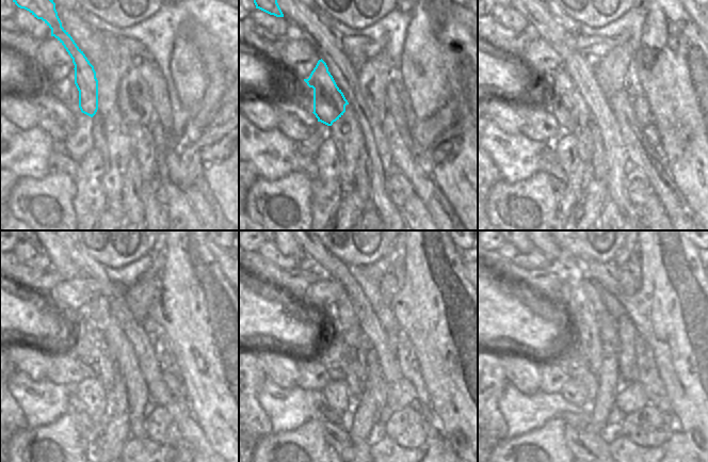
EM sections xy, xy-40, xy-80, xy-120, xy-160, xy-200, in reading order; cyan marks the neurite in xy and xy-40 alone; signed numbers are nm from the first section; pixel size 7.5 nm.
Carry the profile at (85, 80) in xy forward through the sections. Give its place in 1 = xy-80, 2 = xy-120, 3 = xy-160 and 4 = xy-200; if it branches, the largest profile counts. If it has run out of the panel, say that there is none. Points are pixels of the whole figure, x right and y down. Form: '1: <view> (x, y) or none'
1: xy-80 (568, 107)
2: xy-120 (87, 341)
3: xy-160 (330, 349)
4: xy-200 (570, 359)

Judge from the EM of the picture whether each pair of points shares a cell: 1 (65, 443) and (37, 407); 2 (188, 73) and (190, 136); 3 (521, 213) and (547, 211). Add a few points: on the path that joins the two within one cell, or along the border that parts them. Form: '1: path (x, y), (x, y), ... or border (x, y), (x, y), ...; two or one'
1: border (65, 413), (49, 424), (28, 429); two
2: border (207, 82), (205, 94), (197, 106); two
3: path (528, 212), (541, 212); one

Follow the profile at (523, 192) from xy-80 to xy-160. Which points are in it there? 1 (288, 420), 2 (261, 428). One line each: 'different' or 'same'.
1: different
2: different

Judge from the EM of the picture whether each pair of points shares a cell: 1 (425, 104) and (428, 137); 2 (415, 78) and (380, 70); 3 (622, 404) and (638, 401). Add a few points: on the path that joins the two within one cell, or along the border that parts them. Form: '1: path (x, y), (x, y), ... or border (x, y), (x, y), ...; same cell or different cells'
1: border (446, 102), (431, 116), (416, 120); different cells
2: border (396, 67), (393, 74); different cells
3: path (626, 402), (633, 401); same cell

